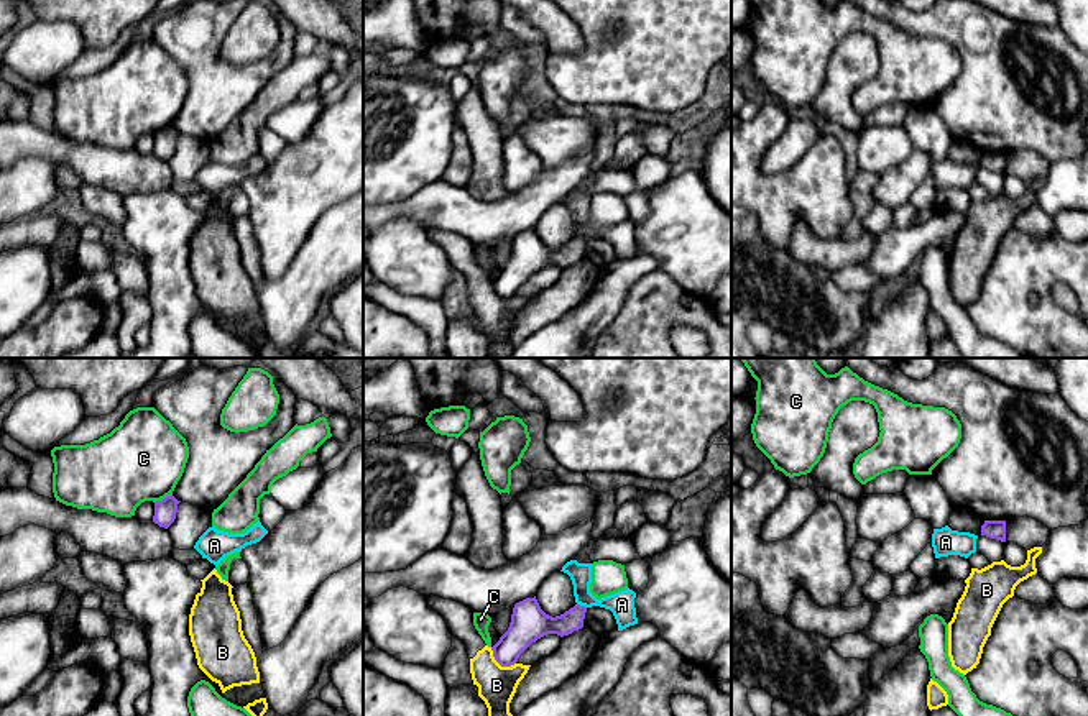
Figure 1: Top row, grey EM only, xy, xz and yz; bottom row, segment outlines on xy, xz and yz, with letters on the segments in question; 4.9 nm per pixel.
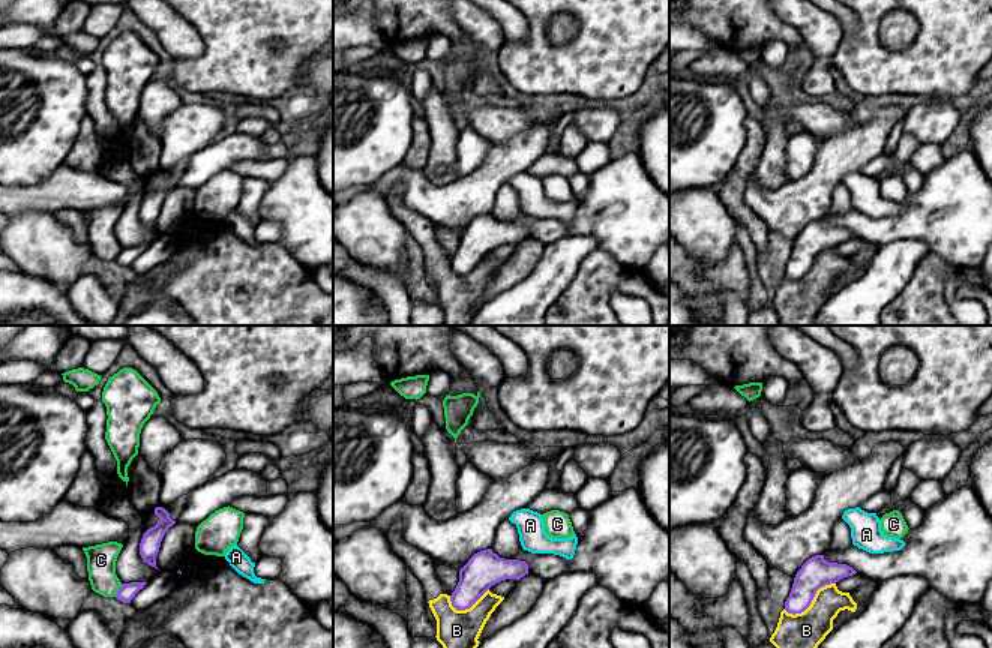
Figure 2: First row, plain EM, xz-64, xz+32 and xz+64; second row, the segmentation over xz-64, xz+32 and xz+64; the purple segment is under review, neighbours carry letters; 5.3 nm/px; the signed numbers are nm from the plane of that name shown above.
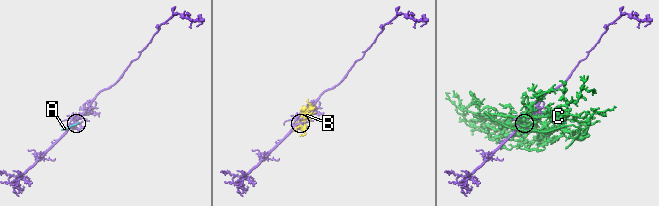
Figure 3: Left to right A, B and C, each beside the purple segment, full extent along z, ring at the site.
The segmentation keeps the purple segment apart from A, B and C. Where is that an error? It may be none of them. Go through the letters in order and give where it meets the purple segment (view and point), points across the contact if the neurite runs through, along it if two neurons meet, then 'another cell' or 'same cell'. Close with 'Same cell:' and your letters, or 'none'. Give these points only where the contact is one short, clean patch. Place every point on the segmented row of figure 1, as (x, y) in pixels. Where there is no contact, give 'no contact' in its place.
A: meets purple in xz at (582, 606); border along xz (577, 603), (585, 608); another cell
B: meets purple in xz at (500, 664); another cell
C: meets purple in xy at (165, 498); another cell
Same cell: none

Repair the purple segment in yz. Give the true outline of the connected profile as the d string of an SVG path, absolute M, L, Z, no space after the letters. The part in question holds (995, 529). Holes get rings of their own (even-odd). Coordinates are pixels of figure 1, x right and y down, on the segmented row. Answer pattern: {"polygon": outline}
{"polygon": "M984 521L981 535L1006 542L1006 521Z"}

